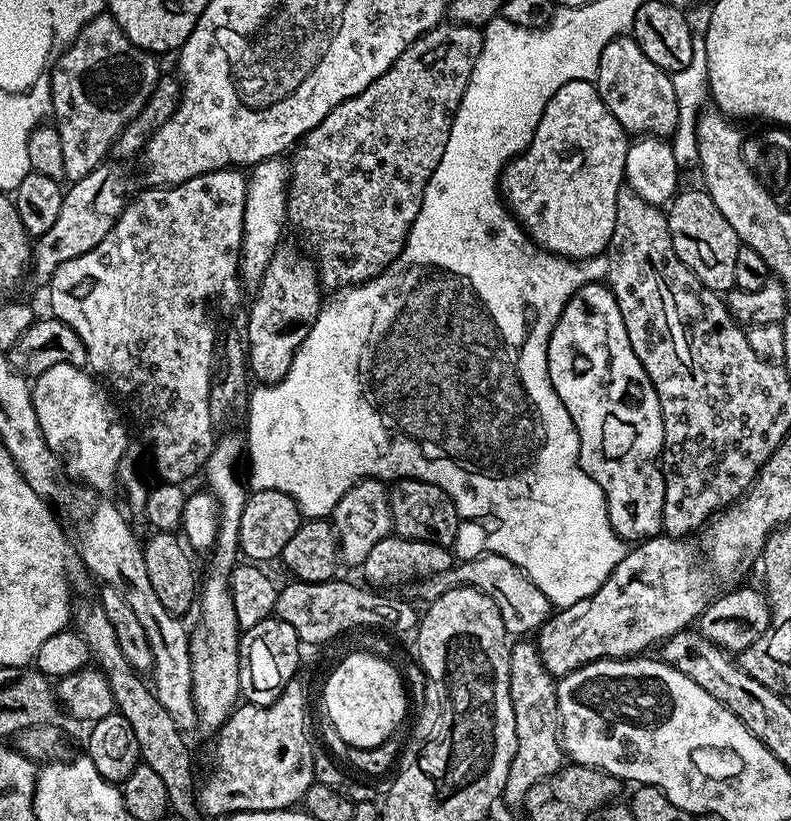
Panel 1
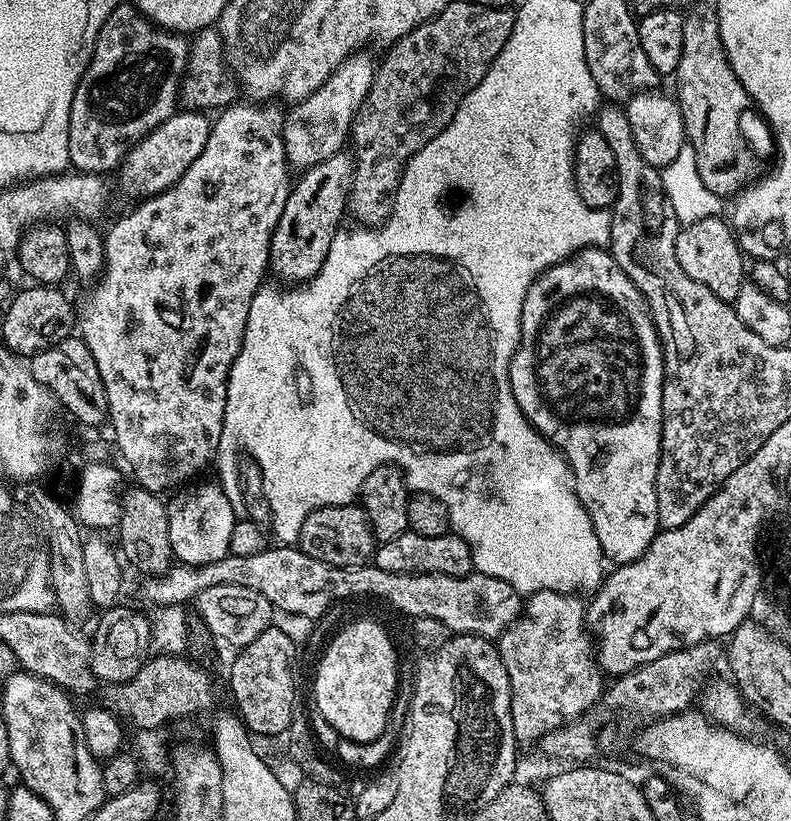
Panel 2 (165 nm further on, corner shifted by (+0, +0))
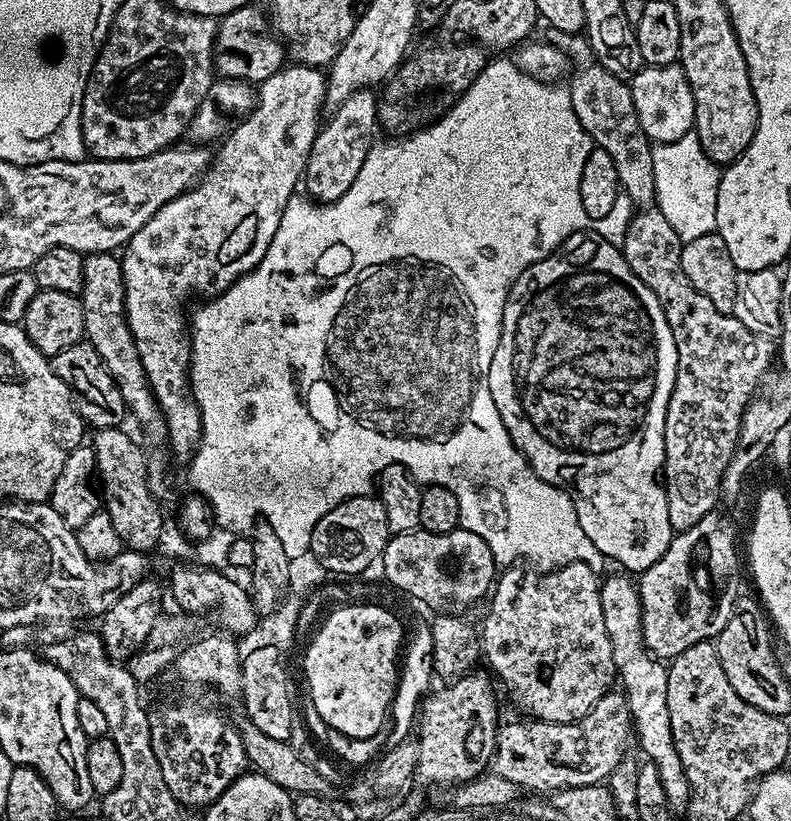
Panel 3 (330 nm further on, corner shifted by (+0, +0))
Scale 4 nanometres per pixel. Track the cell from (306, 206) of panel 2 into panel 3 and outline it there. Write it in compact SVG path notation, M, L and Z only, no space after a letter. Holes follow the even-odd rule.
M360 89L346 98L346 101L333 109L330 120L321 125L316 133L315 142L312 143L308 153L307 166L305 168L304 187L305 193L316 200L317 203L332 203L337 201L354 184L354 179L362 170L366 160L366 154L374 143L374 130L378 128L378 98L371 89Z

